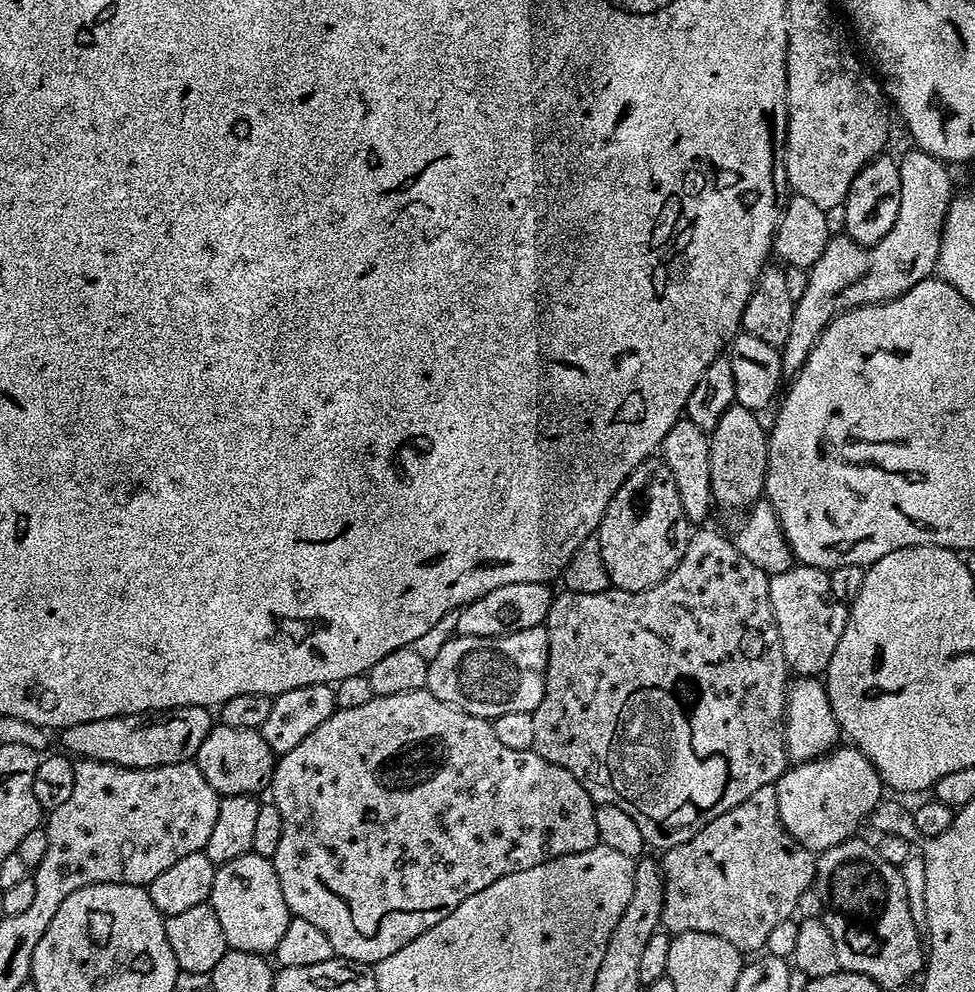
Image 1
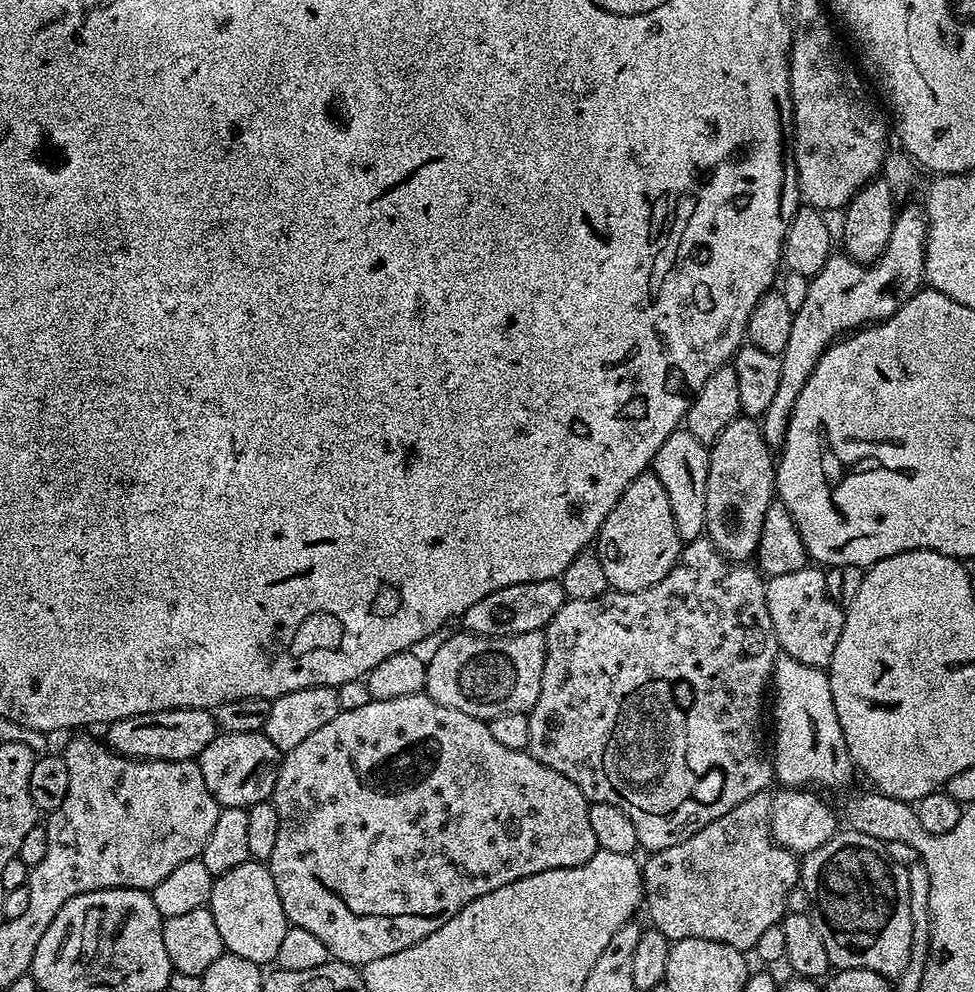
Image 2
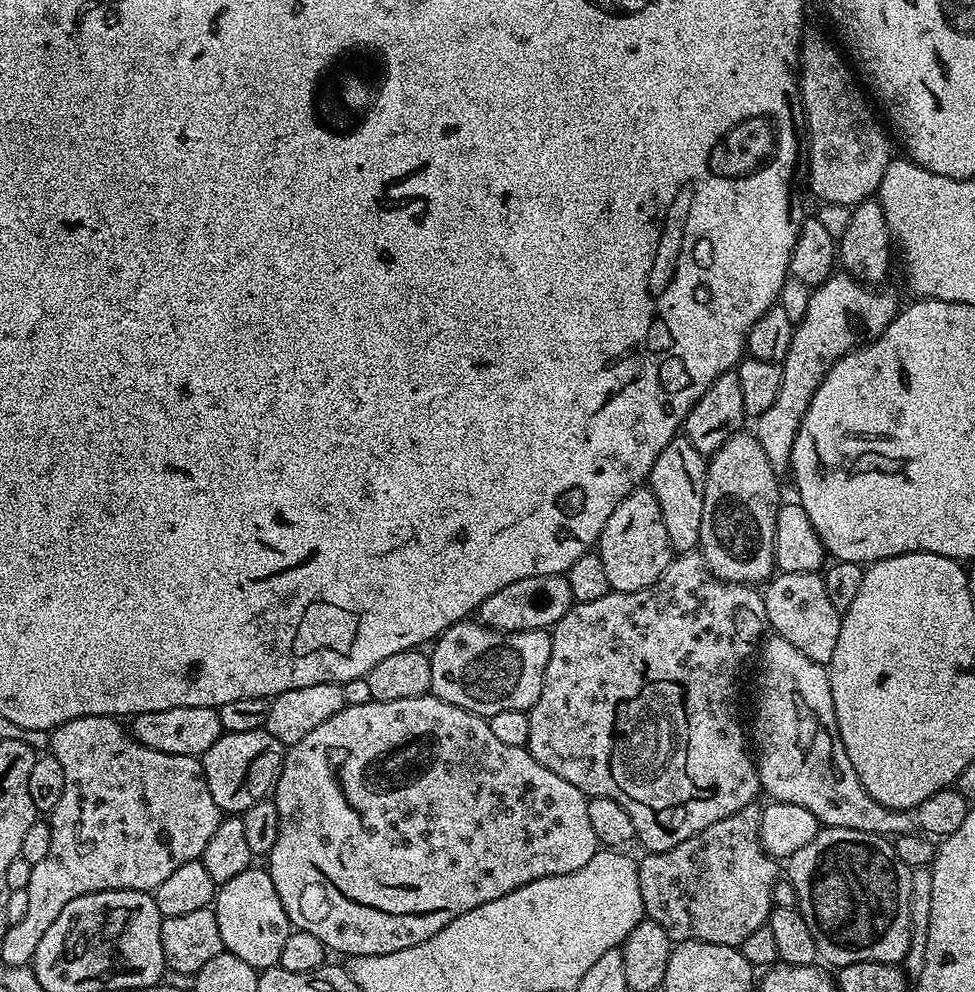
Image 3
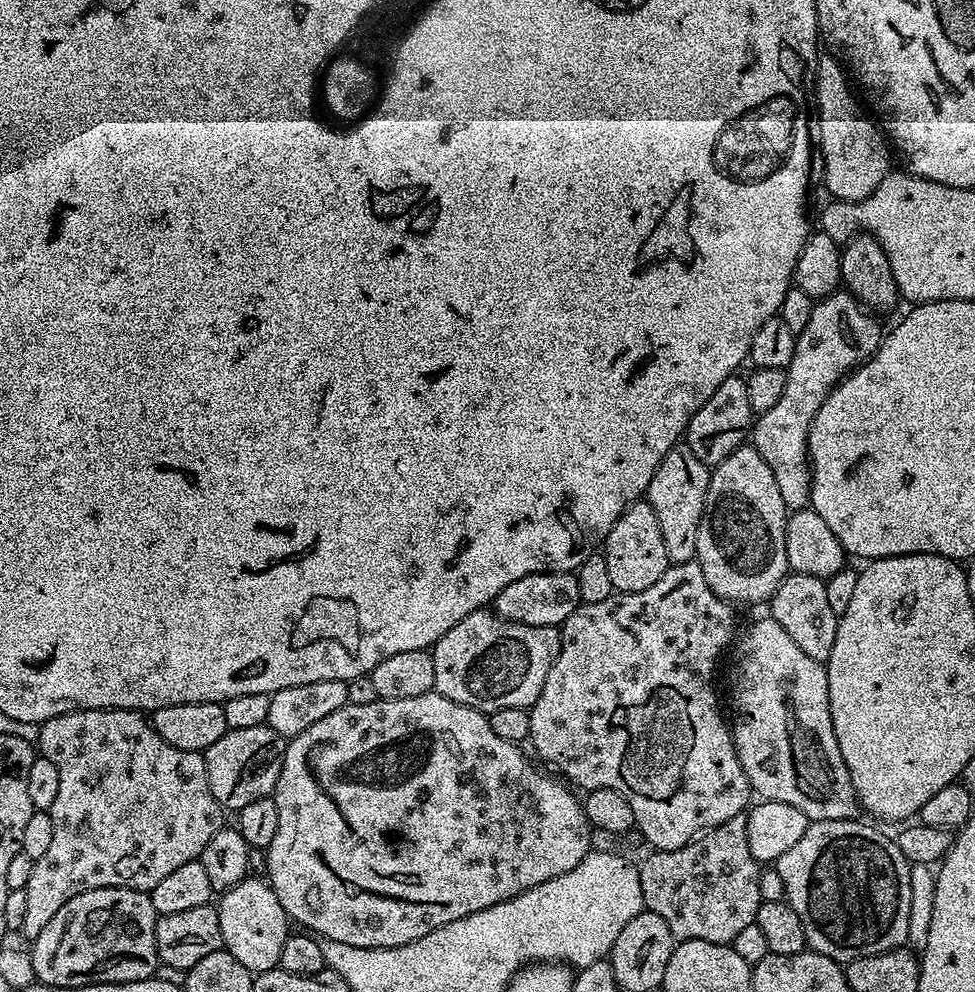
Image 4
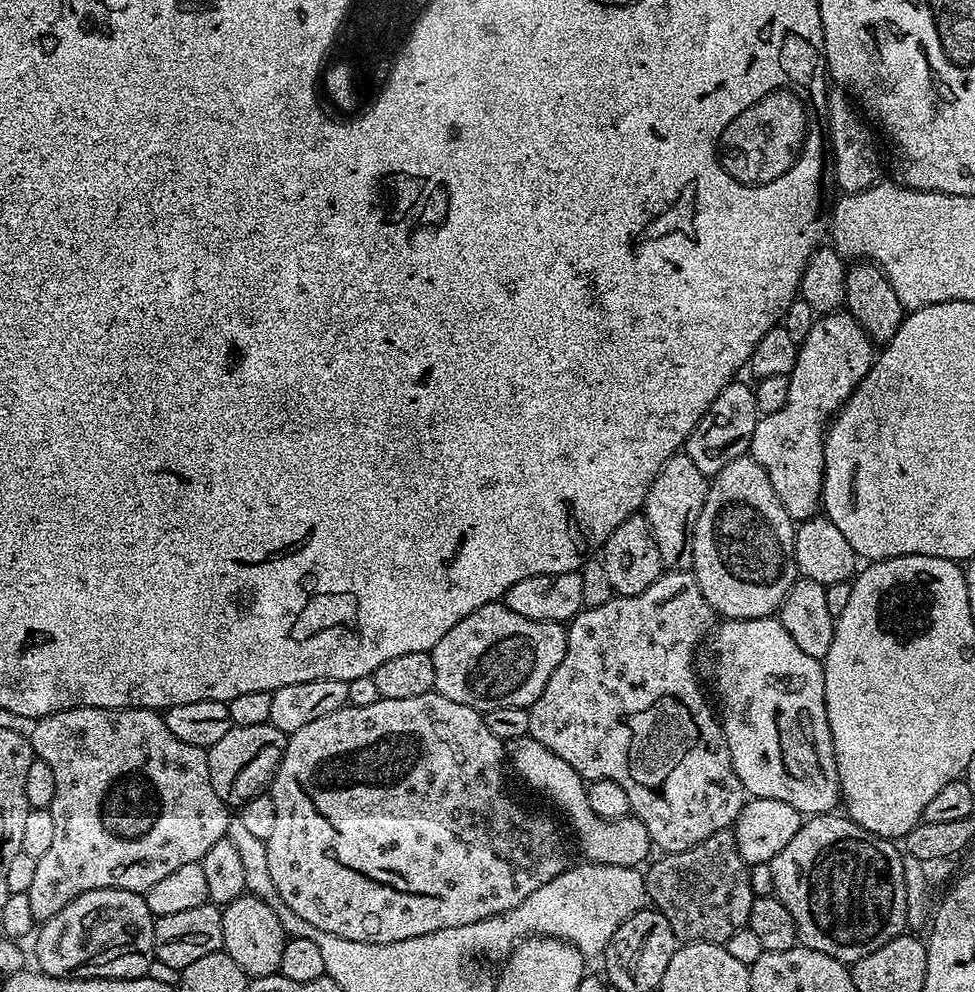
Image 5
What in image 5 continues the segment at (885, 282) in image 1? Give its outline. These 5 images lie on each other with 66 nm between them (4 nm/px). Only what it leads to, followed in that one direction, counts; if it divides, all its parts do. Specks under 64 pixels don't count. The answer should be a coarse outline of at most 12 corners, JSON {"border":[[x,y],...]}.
{"border":[[847,310],[817,315],[751,458],[794,522],[821,511],[824,434],[872,369]]}

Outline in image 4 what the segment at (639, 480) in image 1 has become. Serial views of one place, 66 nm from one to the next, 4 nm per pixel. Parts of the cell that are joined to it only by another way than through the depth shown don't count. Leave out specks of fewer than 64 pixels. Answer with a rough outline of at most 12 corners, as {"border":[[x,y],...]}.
{"border":[[634,501],[604,539],[616,592],[641,592],[670,567],[658,514]]}

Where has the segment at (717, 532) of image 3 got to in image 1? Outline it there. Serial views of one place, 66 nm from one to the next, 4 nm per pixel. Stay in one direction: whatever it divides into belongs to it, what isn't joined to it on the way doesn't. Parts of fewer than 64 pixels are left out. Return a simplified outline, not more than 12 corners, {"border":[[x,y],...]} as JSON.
{"border":[[731,404],[708,437],[712,498],[747,510],[764,496],[768,432]]}

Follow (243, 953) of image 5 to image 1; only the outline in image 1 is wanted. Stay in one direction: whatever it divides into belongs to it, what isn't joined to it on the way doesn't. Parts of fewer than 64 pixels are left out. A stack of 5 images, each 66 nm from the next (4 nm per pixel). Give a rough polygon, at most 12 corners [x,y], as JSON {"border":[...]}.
{"border":[[271,859],[217,867],[210,903],[233,952],[275,953],[293,918]]}

